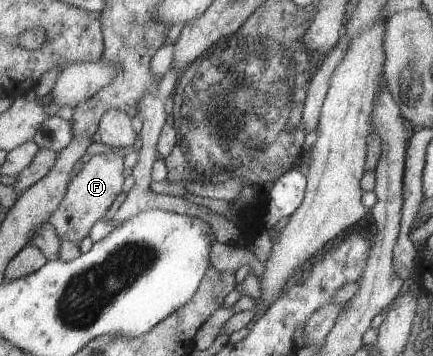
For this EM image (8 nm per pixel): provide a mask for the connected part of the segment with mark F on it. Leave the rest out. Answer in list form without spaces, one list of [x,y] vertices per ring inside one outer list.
[[[105,153],[84,160],[82,170],[69,184],[67,195],[59,205],[59,209],[53,213],[49,223],[57,230],[57,235],[62,242],[70,241],[80,243],[90,235],[91,229],[97,221],[105,218],[109,207],[115,203],[115,199],[123,193],[125,183],[125,157],[117,153]]]

